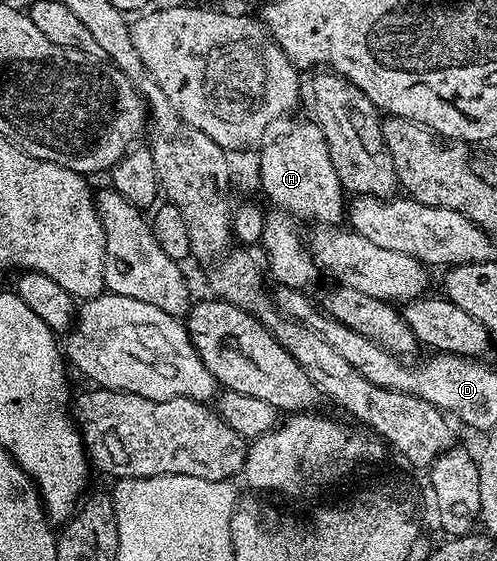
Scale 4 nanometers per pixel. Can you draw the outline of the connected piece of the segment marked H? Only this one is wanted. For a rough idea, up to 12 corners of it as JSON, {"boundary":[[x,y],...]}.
{"boundary":[[295,124],[259,156],[283,212],[335,226],[345,193],[325,134]]}

